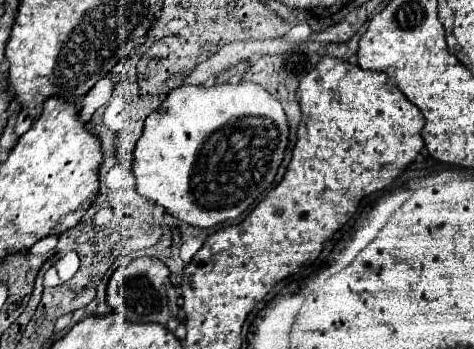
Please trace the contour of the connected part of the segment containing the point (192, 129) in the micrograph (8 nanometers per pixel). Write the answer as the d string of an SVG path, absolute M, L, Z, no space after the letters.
M240 81L236 85L182 85L168 93L166 101L146 117L144 133L134 147L132 171L142 197L160 205L172 217L210 229L242 215L274 181L288 145L288 123L282 105L260 85Z

